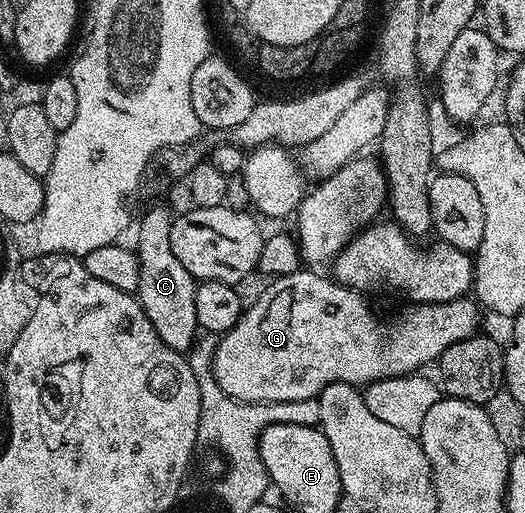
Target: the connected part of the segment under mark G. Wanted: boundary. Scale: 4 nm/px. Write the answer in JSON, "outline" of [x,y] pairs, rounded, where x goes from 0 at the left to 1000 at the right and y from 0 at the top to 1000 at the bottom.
{"outline":[[[571,522],[560,526],[554,534],[533,534],[518,540],[516,550],[493,575],[486,581],[486,591],[472,595],[463,606],[463,614],[451,624],[451,632],[444,632],[444,639],[432,651],[423,653],[410,680],[410,692],[402,704],[406,717],[406,733],[413,741],[413,749],[421,749],[421,756],[436,772],[444,772],[461,784],[541,784],[543,780],[589,780],[590,776],[606,776],[608,768],[627,749],[636,745],[655,745],[682,756],[697,754],[709,745],[722,745],[730,737],[762,737],[768,729],[789,729],[804,723],[806,713],[834,708],[836,698],[848,686],[848,678],[855,678],[863,671],[870,671],[878,663],[897,659],[914,641],[912,612],[916,604],[910,595],[895,579],[884,577],[870,585],[848,585],[846,589],[800,589],[796,593],[777,595],[777,604],[768,604],[745,630],[735,635],[726,622],[714,620],[714,612],[707,606],[707,596],[697,589],[693,575],[686,567],[670,565],[667,558],[651,558],[640,550],[636,540],[623,542],[615,530],[602,530],[592,522]]]}

